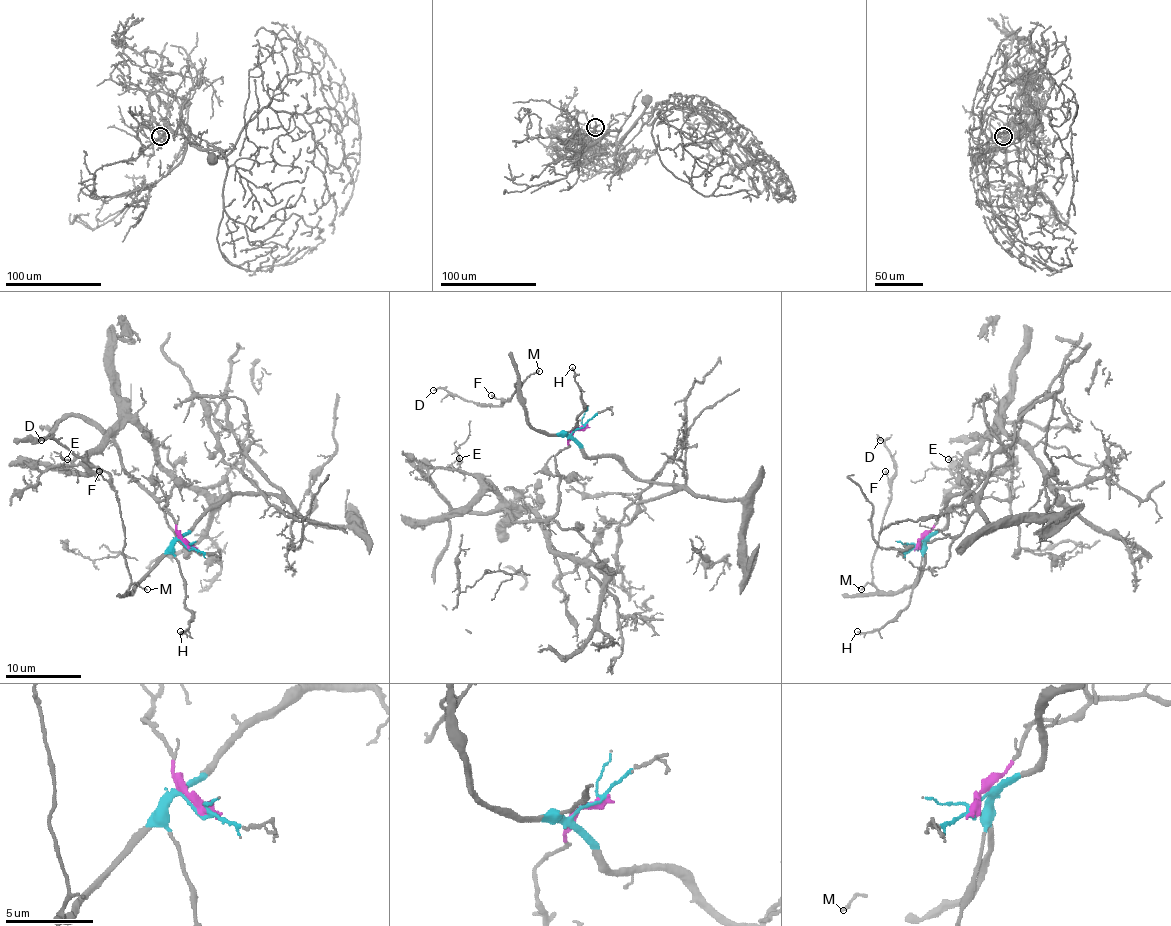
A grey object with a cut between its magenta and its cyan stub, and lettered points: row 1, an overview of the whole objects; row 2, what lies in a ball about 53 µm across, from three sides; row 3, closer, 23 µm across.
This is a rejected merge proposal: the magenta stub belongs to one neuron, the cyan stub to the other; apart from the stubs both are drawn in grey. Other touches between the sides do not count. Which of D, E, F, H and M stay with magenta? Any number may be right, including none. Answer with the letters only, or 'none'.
E

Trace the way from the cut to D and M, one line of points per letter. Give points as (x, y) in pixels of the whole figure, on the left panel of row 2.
D: (185, 545), (178, 539), (128, 591), (130, 581), (122, 553), (124, 526), (113, 478), (54, 438), (40, 440)
M: (185, 545), (178, 539), (136, 585), (130, 591), (128, 589), (136, 583), (147, 589)

